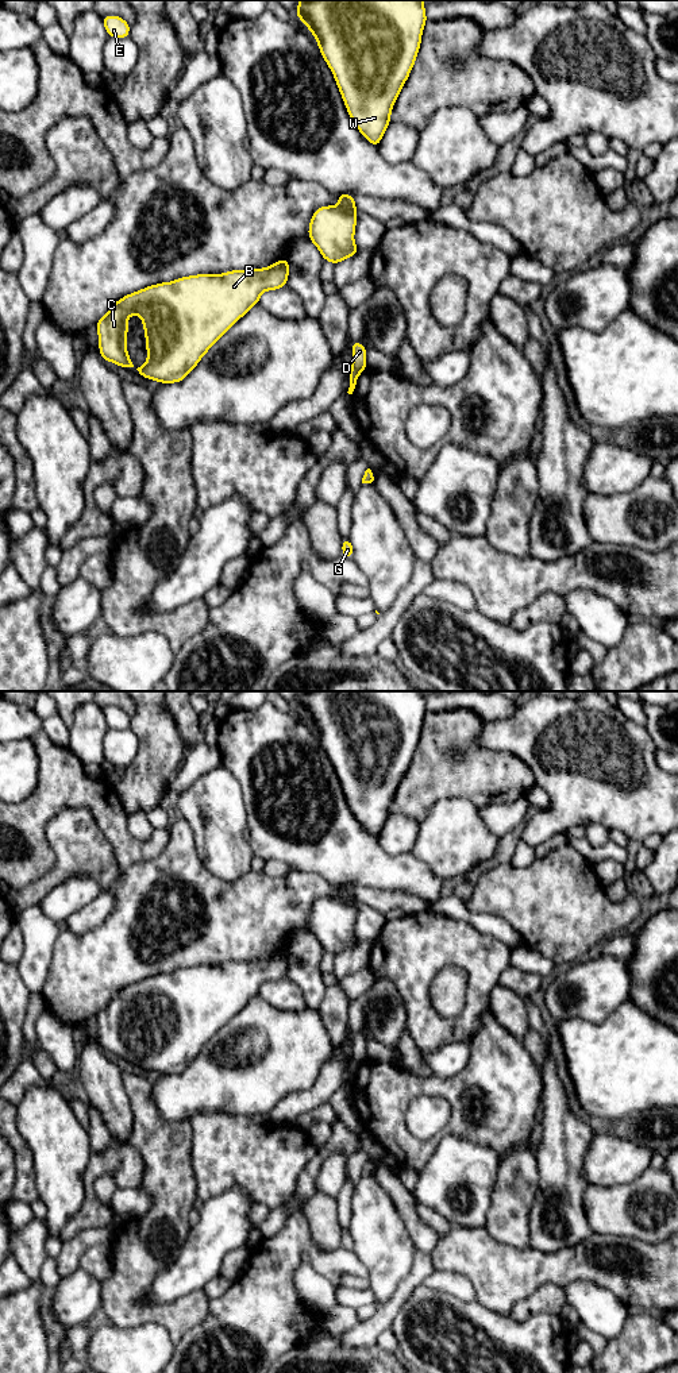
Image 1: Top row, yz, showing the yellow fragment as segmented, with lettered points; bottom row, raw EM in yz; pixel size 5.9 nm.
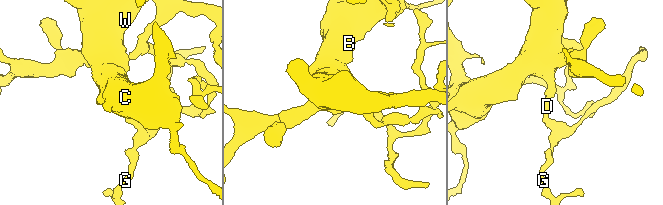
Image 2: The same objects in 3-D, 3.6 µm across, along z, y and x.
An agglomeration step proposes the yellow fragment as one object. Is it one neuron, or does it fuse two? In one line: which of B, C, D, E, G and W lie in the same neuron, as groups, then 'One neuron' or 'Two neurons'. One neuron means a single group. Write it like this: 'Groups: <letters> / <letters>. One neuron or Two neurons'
Groups: B C D E W / G. Two neurons

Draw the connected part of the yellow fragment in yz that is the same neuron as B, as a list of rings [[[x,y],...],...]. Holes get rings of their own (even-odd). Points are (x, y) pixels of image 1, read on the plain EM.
[[[281,949],[274,956],[263,960],[230,961],[223,965],[196,965],[181,968],[172,973],[161,973],[119,990],[107,1006],[96,1013],[99,1026],[99,1044],[105,1053],[120,1058],[135,1061],[143,1069],[159,1075],[178,1075],[200,1054],[211,1038],[221,1030],[226,1023],[242,1010],[253,998],[258,996],[259,988],[266,981],[278,981],[288,976],[289,949]],[[139,1006],[145,1021],[147,1052],[143,1058],[136,1058],[130,1052],[126,1040],[128,1026],[128,1007]]]

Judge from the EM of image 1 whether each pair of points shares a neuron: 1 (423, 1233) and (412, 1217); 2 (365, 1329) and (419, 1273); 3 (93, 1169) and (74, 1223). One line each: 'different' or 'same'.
1: same
2: same
3: same

